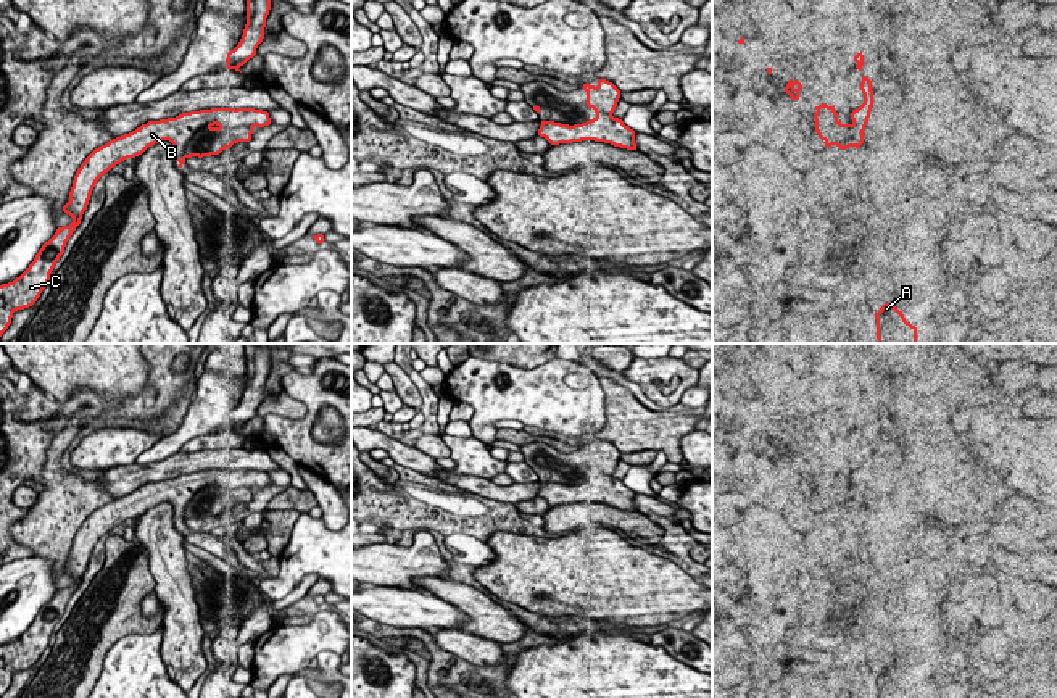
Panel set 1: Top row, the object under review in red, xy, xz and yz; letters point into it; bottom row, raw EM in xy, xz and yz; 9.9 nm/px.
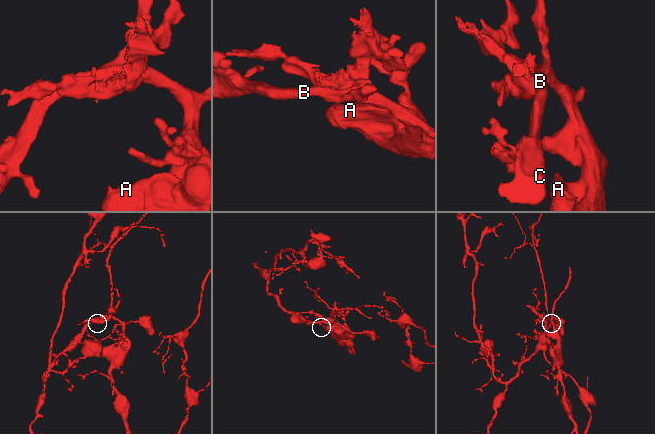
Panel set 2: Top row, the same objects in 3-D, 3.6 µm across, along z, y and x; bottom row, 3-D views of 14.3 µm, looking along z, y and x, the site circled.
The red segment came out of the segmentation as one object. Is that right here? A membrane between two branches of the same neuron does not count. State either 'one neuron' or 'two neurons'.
two neurons

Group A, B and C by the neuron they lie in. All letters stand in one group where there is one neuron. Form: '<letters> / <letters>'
A / B C

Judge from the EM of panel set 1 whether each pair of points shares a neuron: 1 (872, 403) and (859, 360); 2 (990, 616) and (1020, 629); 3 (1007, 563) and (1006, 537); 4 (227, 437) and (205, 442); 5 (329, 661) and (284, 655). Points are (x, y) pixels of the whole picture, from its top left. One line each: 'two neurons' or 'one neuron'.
1: one neuron
2: two neurons
3: two neurons
4: one neuron
5: two neurons

